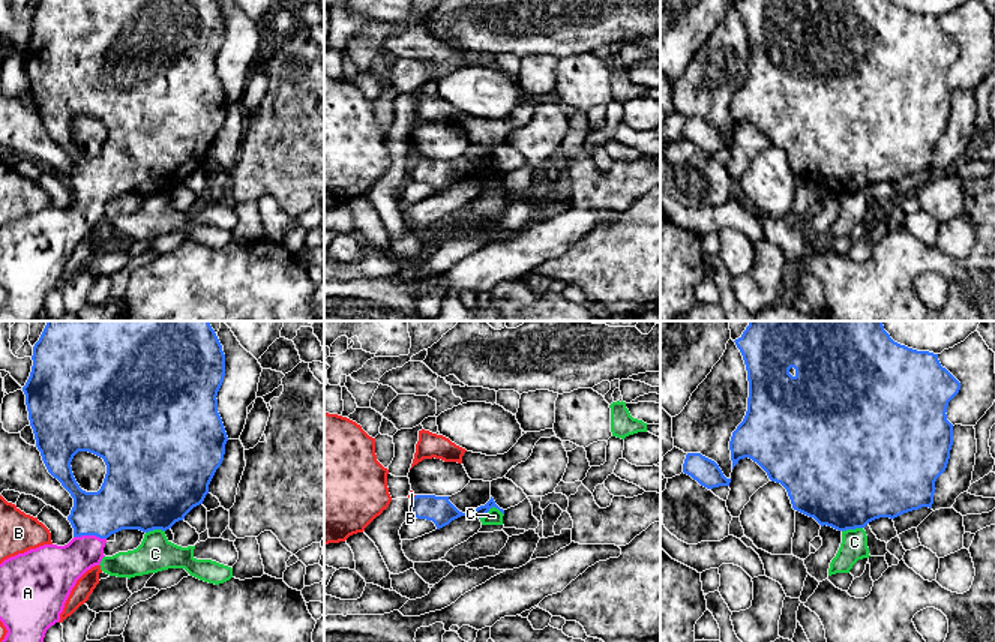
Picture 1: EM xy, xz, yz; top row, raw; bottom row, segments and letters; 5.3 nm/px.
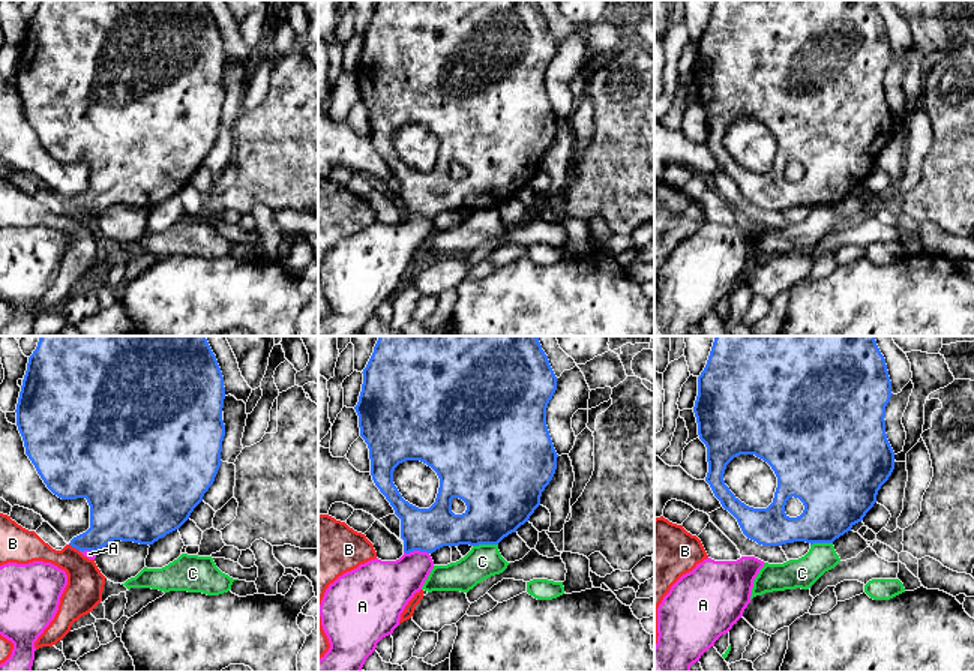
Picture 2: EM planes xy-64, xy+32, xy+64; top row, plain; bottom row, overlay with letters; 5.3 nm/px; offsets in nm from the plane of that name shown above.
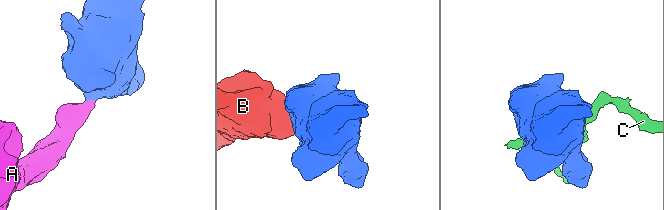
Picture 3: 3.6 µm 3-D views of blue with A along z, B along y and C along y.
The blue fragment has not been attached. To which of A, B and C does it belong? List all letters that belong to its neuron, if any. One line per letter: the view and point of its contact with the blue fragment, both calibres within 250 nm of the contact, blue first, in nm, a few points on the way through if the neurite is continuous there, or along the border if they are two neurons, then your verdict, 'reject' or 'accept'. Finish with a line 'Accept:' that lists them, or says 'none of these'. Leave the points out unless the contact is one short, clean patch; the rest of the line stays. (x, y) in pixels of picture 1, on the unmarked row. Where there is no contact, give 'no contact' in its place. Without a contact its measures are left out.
A: meets blue in xy at (90, 198); 300 nm thick on the blue side, 240 nm on the other; runs through xy (123, 165), (90, 198), (57, 231); accept
B: meets blue in xz at (413, 161); 150 nm thick on the blue side, 30 nm on the other; border along xz (416, 159), (410, 164); reject
C: meets blue in xz at (491, 171); 60 nm thick on the blue side, 90 nm on the other; border along xz (503, 177), (491, 171), (479, 182); reject
Accept: A

